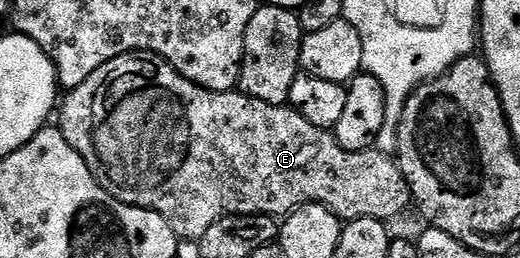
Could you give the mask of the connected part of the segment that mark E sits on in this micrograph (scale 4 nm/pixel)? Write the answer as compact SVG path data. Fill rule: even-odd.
M138 53L120 55L116 59L104 63L104 67L100 67L100 71L88 75L88 79L84 79L84 83L80 83L80 87L69 90L65 97L60 105L60 113L62 109L62 125L60 124L62 138L77 153L83 155L95 153L98 156L98 161L102 164L103 171L106 172L107 178L105 177L105 180L108 182L115 199L141 209L151 209L154 213L160 214L174 228L174 234L180 239L201 242L204 231L208 231L208 227L212 227L212 223L216 223L225 217L265 215L266 217L282 219L293 213L294 210L301 209L303 205L322 205L325 209L331 209L343 222L367 217L387 223L393 222L393 217L400 216L406 208L411 208L412 205L408 183L404 179L397 160L391 154L377 151L364 153L344 151L344 147L340 147L340 143L334 138L333 132L308 123L308 119L301 117L296 110L281 105L269 105L260 99L249 97L247 93L241 91L233 93L208 91L204 87L184 79L184 75L176 72L170 66L170 62L157 55L139 55Z

